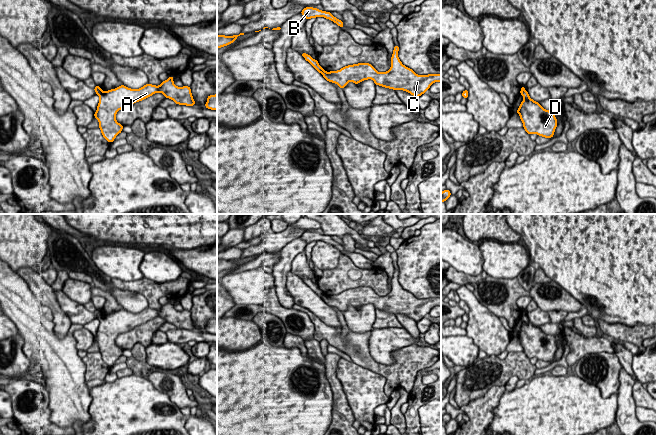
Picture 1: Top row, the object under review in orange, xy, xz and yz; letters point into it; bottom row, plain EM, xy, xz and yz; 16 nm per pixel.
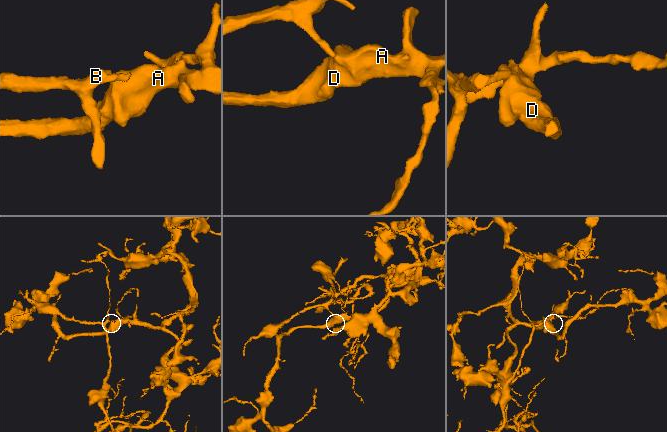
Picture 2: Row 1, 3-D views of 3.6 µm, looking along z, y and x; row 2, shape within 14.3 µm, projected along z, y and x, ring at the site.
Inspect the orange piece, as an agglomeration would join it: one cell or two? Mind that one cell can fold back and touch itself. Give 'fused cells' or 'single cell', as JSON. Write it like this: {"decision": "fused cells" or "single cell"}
{"decision": "fused cells"}

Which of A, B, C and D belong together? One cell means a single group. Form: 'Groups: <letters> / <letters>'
Groups: A C D / B

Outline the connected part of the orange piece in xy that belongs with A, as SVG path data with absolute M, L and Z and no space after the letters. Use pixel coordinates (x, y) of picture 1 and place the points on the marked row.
M173 76L162 81L159 86L148 83L139 89L131 89L121 85L108 91L100 90L98 93L100 100L94 117L99 122L103 137L112 143L116 136L122 132L124 126L116 121L116 114L119 110L130 107L157 92L179 105L193 106L196 104L191 88L185 85L177 87L174 84Z

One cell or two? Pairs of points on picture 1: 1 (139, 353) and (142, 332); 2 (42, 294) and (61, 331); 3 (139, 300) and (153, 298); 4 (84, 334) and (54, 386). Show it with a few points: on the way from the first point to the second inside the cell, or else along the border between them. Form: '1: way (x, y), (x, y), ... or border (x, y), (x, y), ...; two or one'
1: border (145, 347), (136, 343), (131, 349); two
2: way (51, 303), (55, 307), (61, 322); one
3: border (123, 289), (140, 293), (146, 299), (149, 306); two
4: border (72, 335), (75, 339), (75, 347), (78, 350); two

